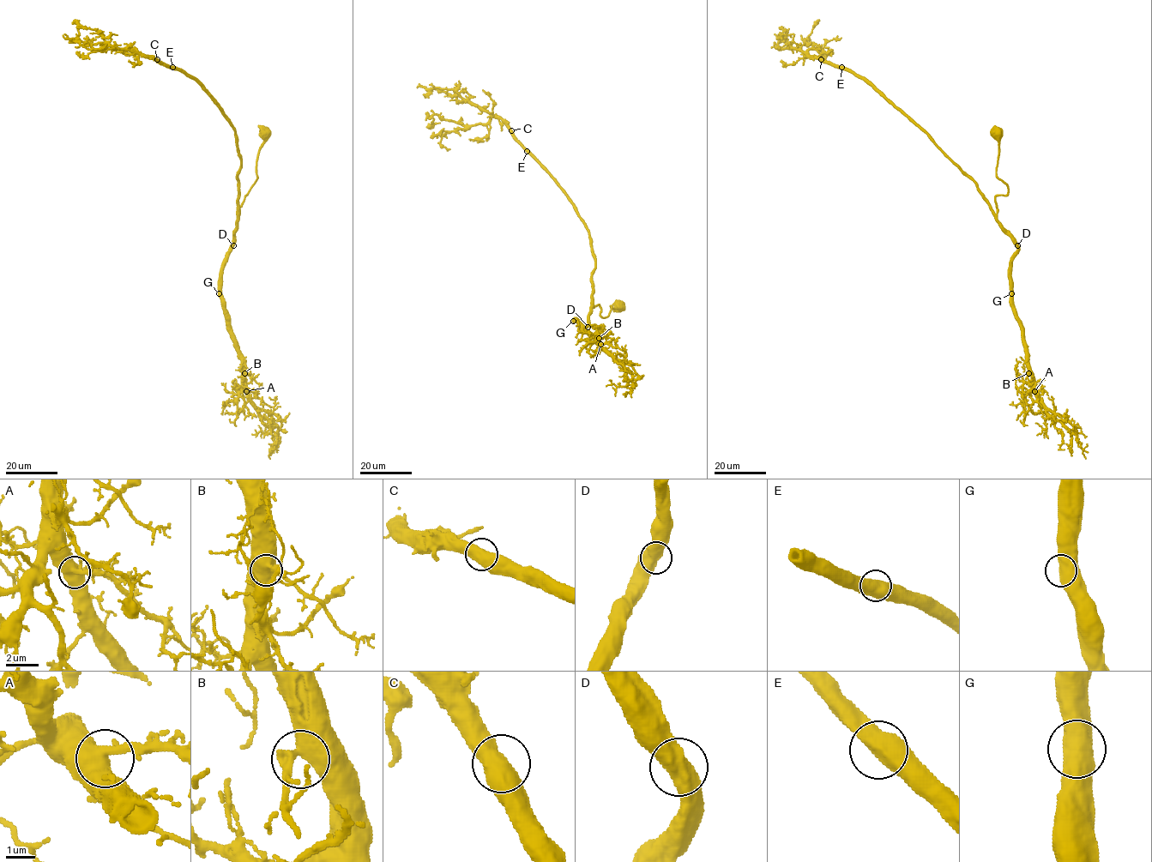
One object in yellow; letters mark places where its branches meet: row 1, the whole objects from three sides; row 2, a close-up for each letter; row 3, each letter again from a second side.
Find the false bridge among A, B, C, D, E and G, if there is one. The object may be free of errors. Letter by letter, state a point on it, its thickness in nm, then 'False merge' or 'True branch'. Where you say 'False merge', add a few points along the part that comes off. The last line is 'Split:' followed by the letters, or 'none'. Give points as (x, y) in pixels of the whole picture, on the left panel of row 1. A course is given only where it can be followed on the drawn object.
A: Place: (246, 391). Thickness 550 nm. True branch
B: Place: (244, 373). Thickness 550 nm. True branch
C: Place: (157, 59). Thickness 550 nm. True branch
D: Place: (233, 245). Thickness 600 nm. True branch
E: Place: (172, 67). Thickness 600 nm. True branch
G: Place: (219, 293). Thickness 650 nm. True branch
Split: none

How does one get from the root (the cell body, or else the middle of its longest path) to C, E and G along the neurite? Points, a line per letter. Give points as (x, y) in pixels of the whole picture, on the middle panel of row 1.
C: (619, 304), (611, 305), (606, 317), (593, 305), (589, 231), (564, 190), (511, 130)
E: (619, 304), (611, 305), (606, 317), (593, 305), (589, 231), (564, 190), (527, 151)
G: (619, 304), (617, 308), (611, 305), (606, 317), (600, 315), (599, 304), (594, 306), (584, 327), (573, 321)

